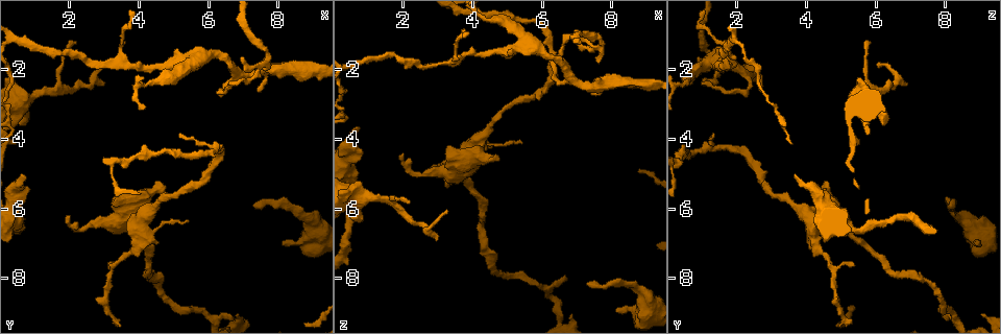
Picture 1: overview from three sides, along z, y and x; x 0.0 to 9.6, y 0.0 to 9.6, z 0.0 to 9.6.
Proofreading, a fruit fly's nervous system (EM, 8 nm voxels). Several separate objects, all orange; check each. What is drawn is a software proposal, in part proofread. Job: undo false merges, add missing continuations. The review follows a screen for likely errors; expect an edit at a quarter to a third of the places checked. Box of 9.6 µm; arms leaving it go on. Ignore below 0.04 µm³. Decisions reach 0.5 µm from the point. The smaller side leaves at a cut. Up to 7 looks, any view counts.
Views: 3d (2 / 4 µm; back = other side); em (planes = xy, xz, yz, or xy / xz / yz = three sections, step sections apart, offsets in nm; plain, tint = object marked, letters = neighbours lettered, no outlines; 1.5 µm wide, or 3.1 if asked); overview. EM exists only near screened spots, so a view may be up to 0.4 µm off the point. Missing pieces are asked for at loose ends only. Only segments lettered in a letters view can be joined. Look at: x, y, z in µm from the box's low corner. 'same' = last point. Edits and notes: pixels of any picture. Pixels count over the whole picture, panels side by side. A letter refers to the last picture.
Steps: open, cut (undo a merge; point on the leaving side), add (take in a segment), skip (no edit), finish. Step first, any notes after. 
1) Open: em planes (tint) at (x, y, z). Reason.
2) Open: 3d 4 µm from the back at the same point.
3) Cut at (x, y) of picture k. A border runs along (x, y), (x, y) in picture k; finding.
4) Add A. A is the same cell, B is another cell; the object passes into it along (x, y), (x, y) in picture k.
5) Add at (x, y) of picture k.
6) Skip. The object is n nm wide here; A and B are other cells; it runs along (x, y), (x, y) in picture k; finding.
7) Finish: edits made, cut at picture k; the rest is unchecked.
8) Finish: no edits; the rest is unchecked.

Open: 3d 2 µm at (0.65, 5.10, 3.65). Stops while still wide.

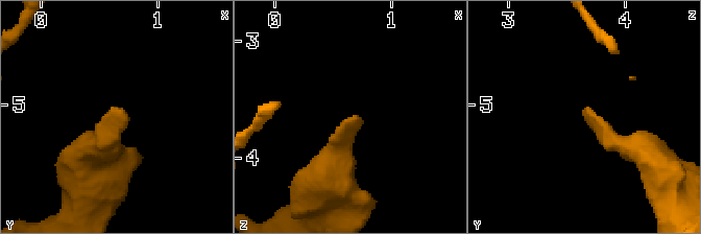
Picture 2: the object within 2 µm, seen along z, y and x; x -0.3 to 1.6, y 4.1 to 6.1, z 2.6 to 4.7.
Open: em yz step 8 (tint) at (0.70, 5.08, 3.64). Now the EM.

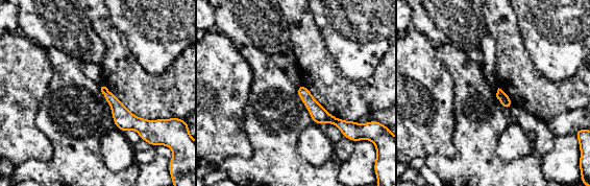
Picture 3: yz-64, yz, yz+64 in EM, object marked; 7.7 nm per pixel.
Open: em planes (letters) at the same point.

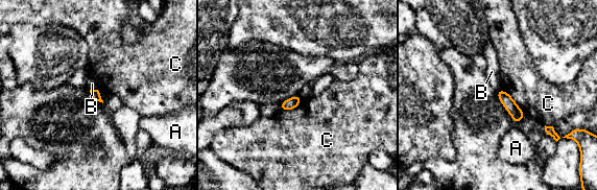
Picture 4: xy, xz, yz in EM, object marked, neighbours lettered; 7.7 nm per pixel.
Skip. A, B and C are other cells; it runs along (499, 92), (517, 114), (517, 120) in picture 4; no lettered segment goes on from it.

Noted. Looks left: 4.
Open: 3d 4 µm at (3.35, 5.70, 4.15). Free end.

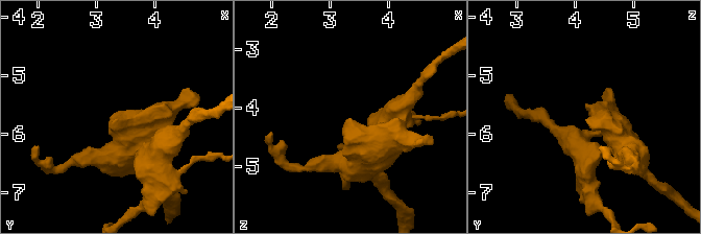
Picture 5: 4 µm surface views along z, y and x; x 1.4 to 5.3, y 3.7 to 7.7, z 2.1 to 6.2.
Open: em planes (plain) at (3.35, 5.70, 4.20).

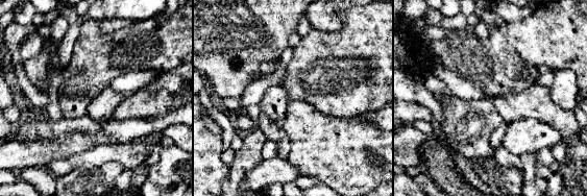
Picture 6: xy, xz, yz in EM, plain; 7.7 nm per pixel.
Open: em planes (letters) at the same point.

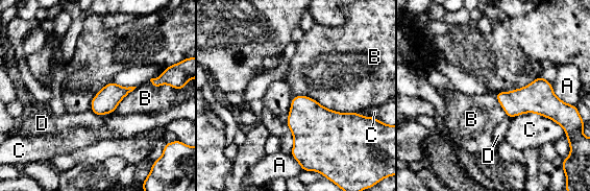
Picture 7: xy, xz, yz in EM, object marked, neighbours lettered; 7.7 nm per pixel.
Skip. The longest contact is with B, 500 nm; A, B, C and D are other cells; a border runs along (292, 96), (354, 113) in picture 7; no lettered segment goes on from it.

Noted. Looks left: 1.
Finish: no edits; the rest is unchecked.

